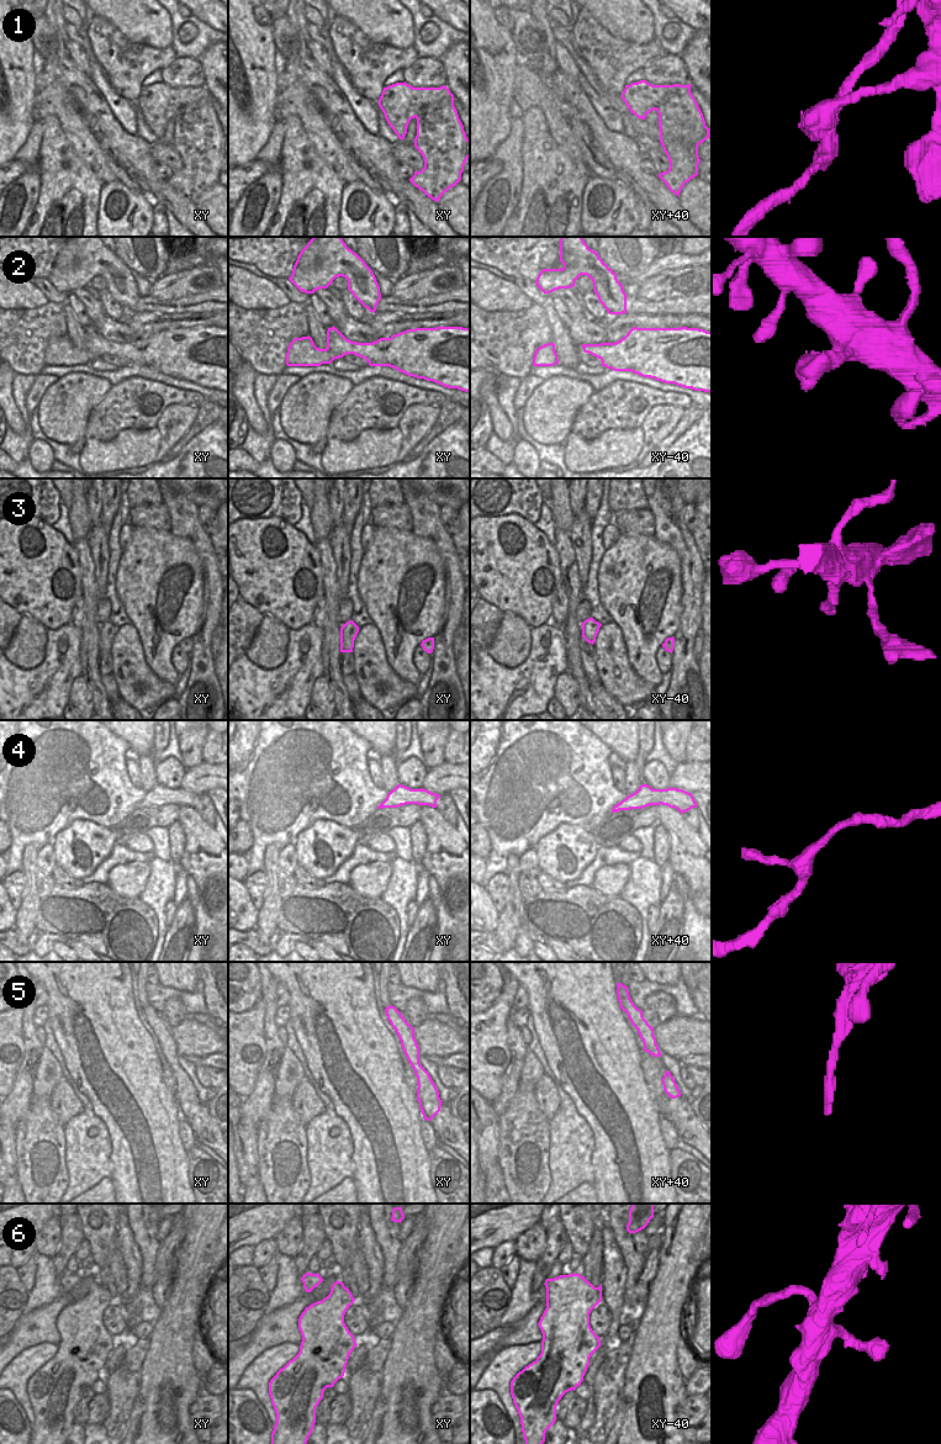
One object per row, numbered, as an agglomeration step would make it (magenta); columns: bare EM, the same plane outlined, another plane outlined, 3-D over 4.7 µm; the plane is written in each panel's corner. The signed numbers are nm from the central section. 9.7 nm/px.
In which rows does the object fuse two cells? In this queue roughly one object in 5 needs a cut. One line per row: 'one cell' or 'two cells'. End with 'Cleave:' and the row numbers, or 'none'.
1: two cells
2: one cell
3: two cells
4: one cell
5: one cell
6: one cell
Cleave: 1, 3

